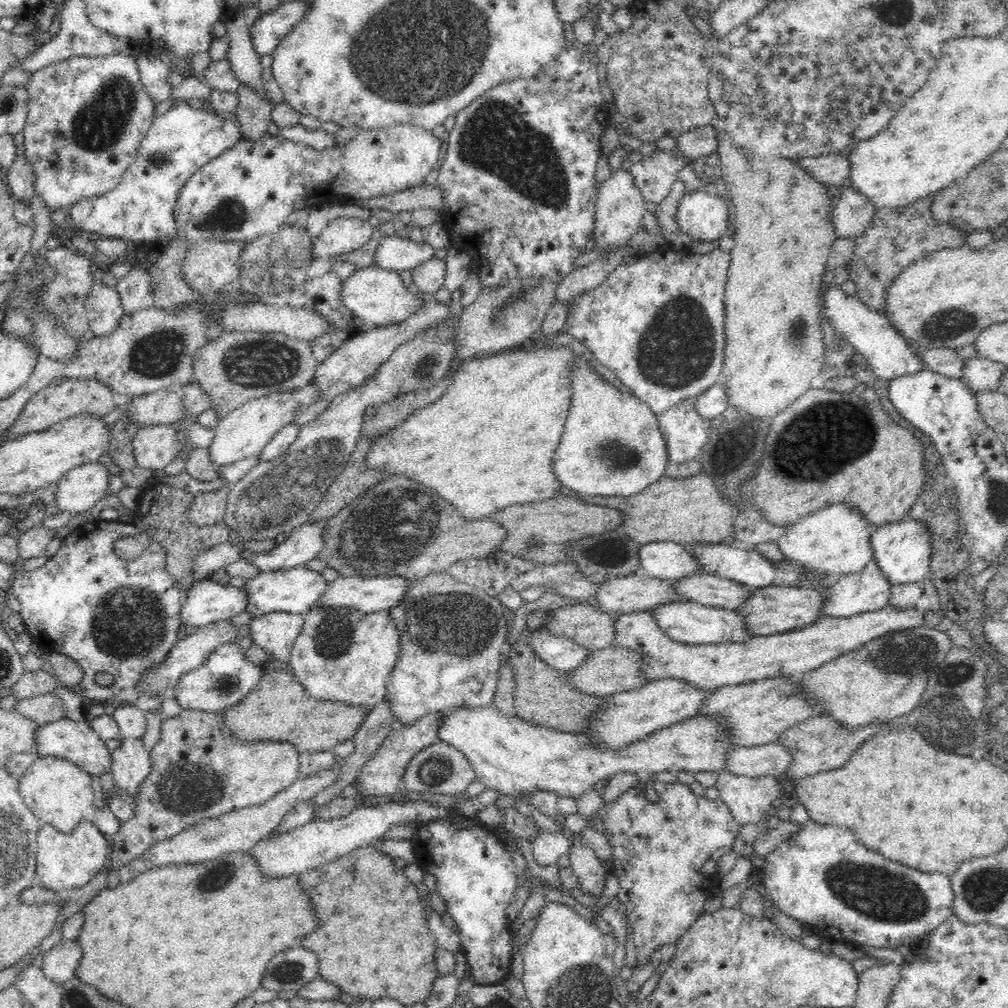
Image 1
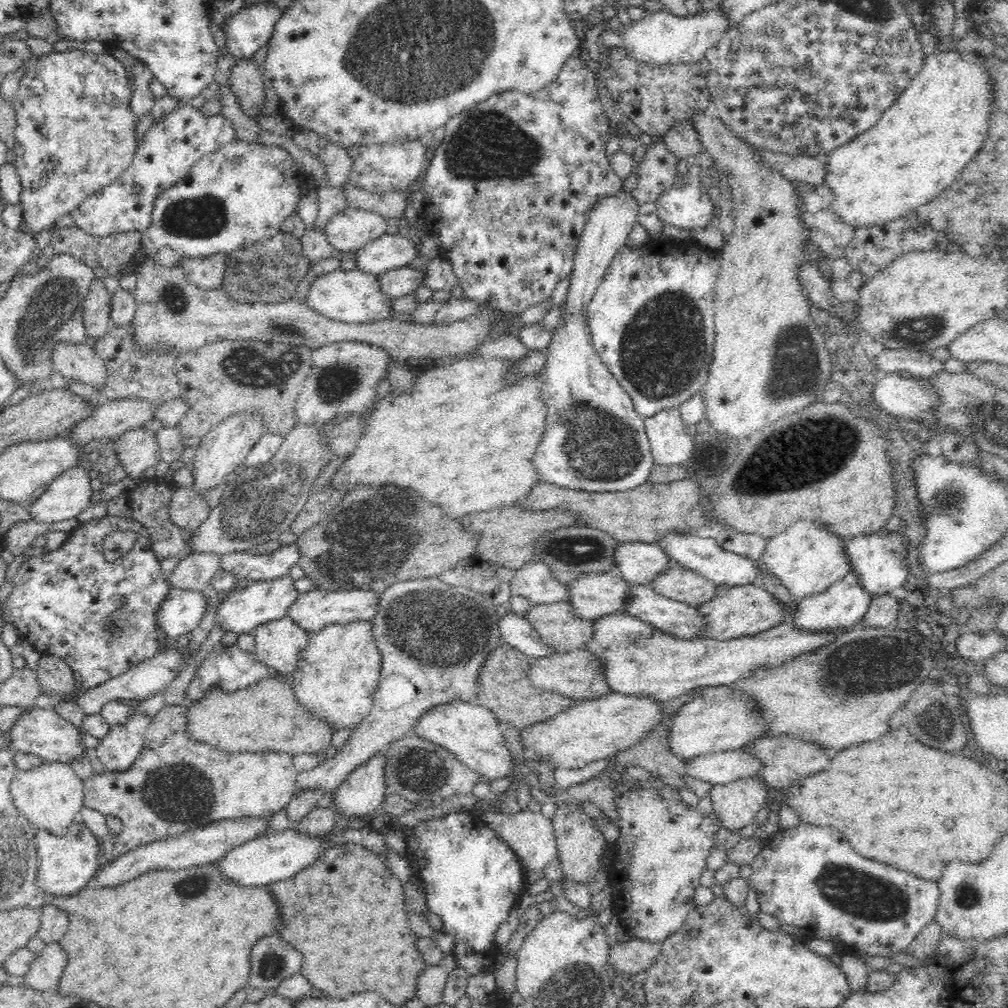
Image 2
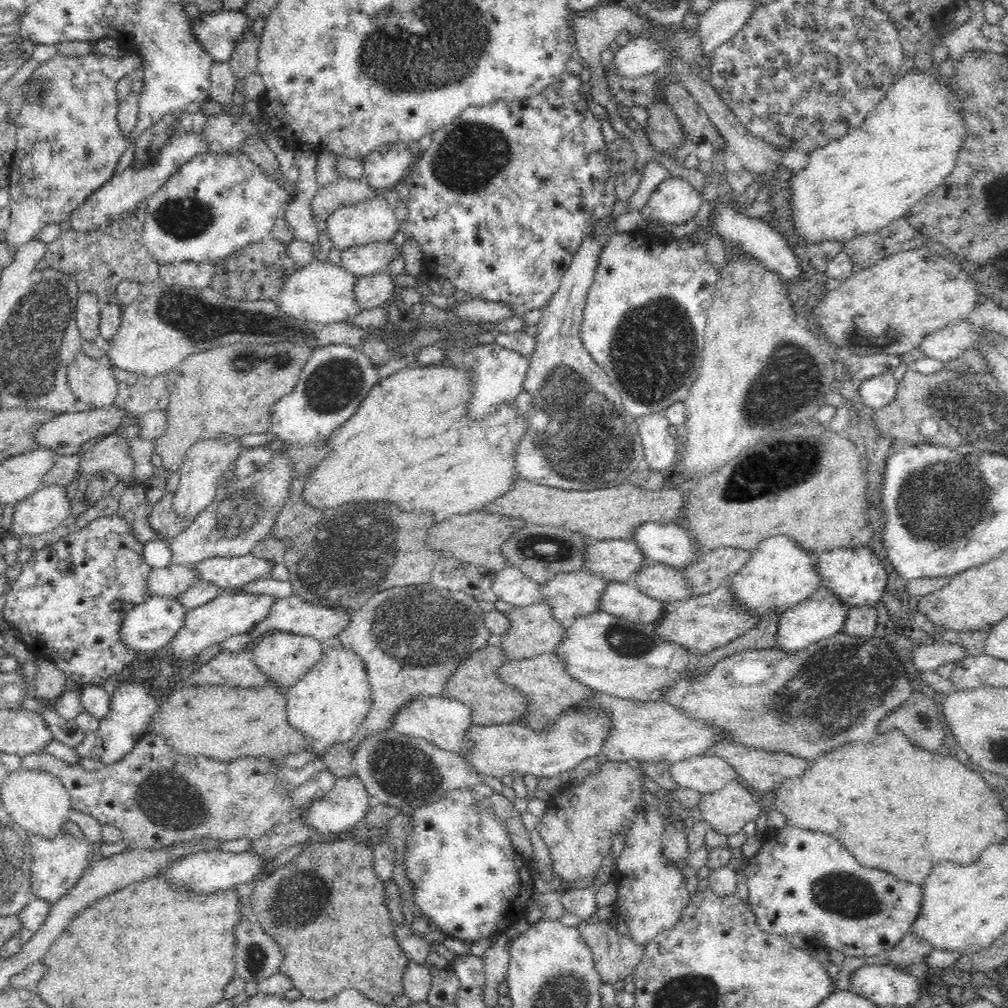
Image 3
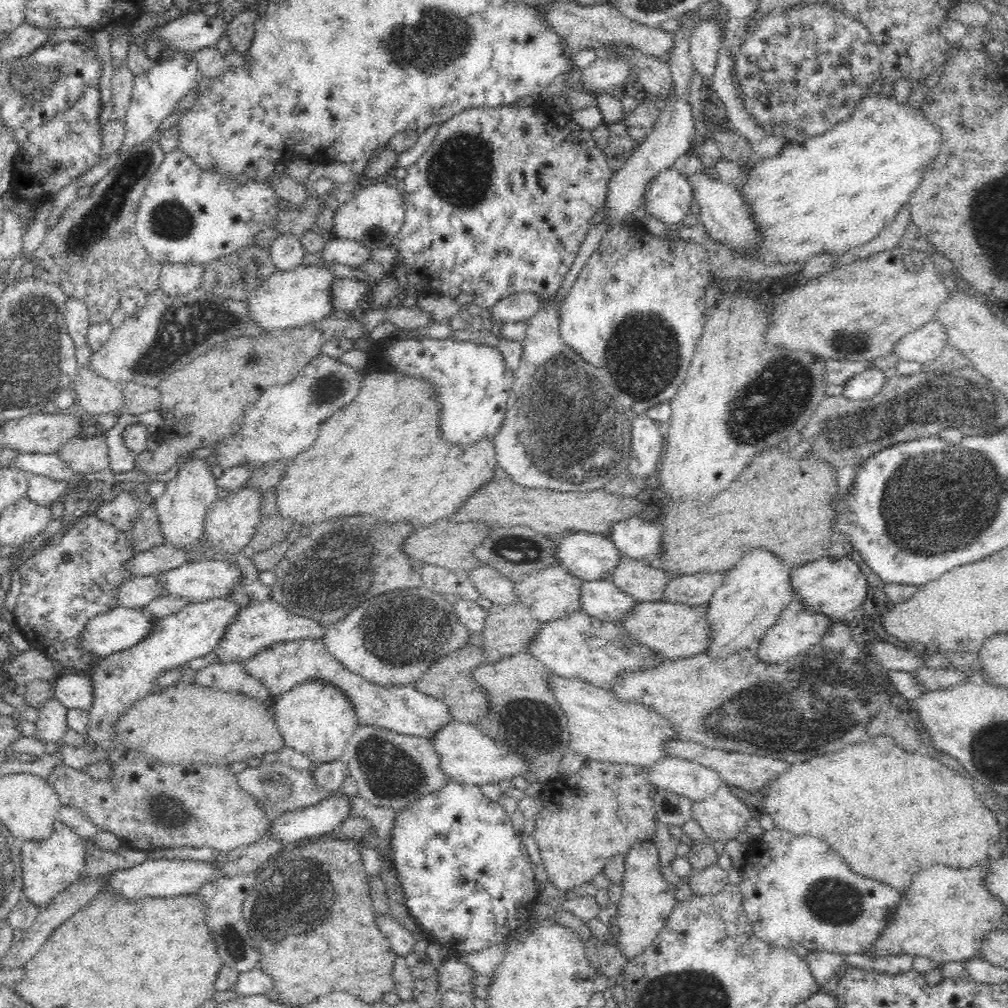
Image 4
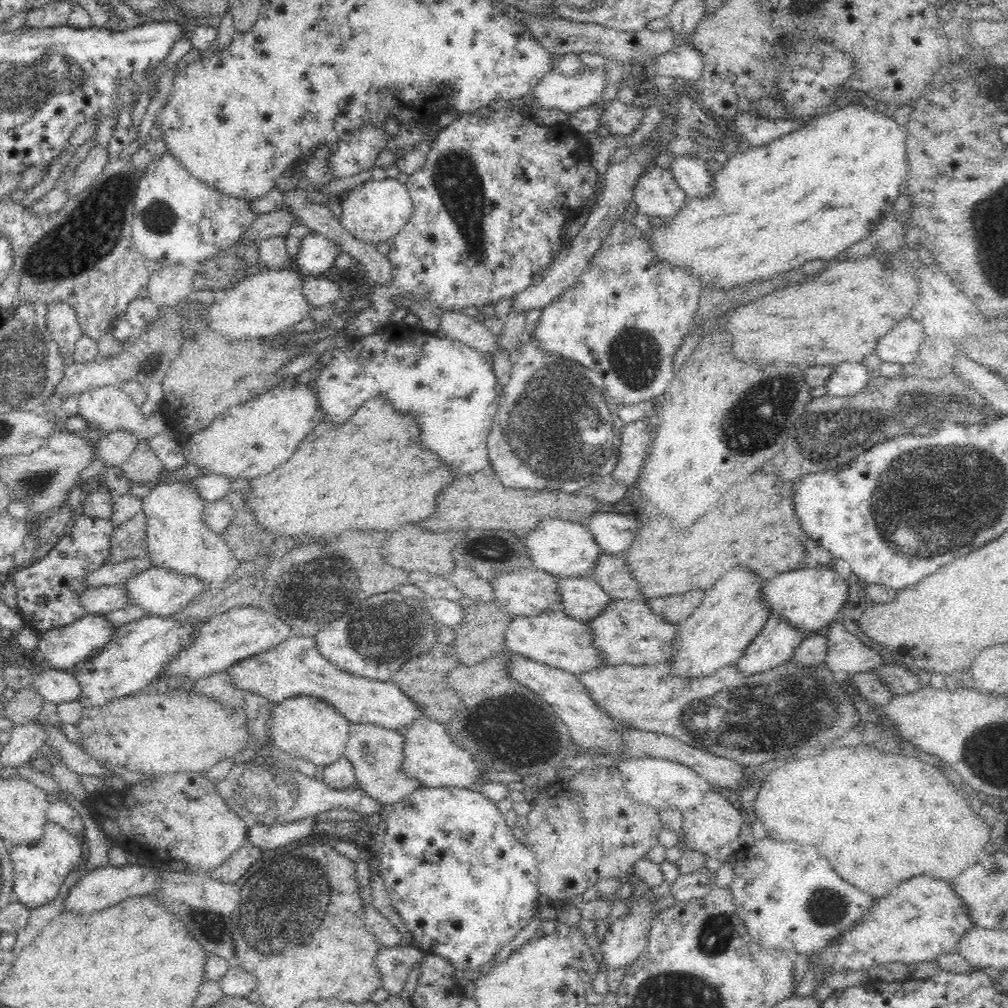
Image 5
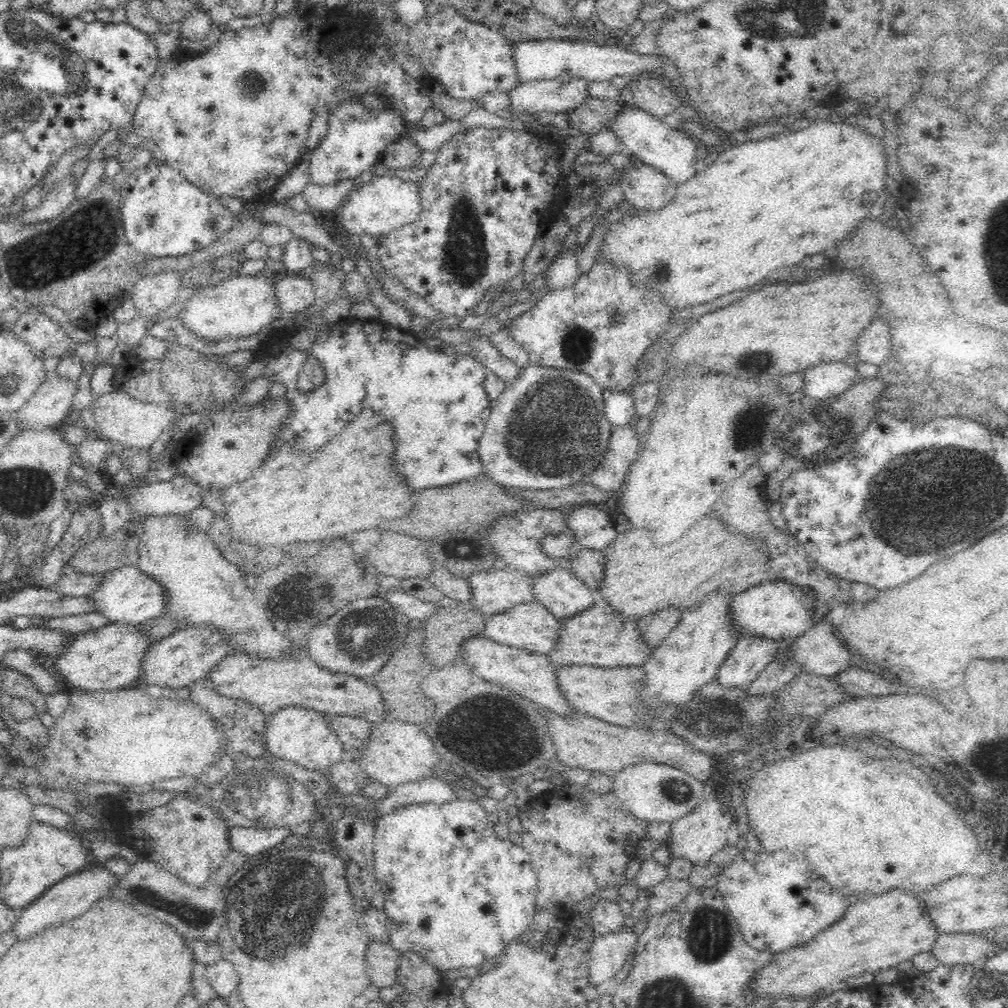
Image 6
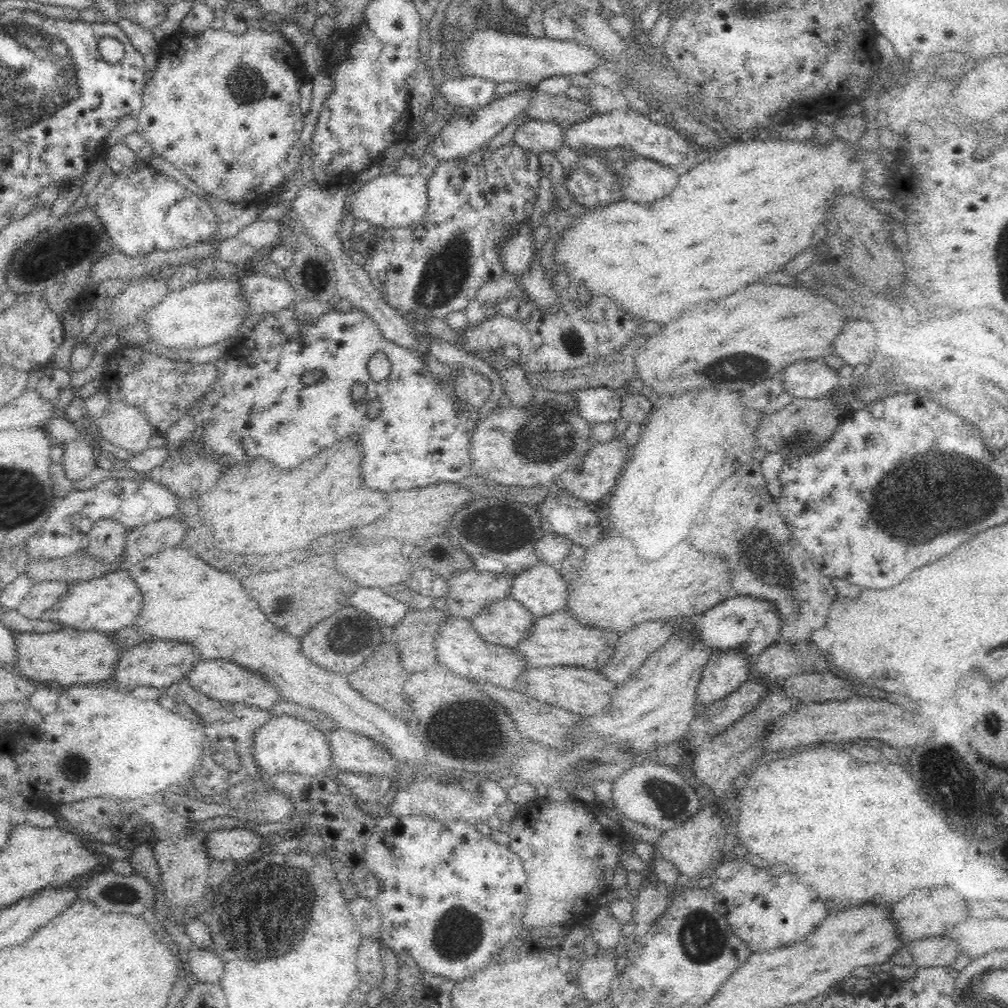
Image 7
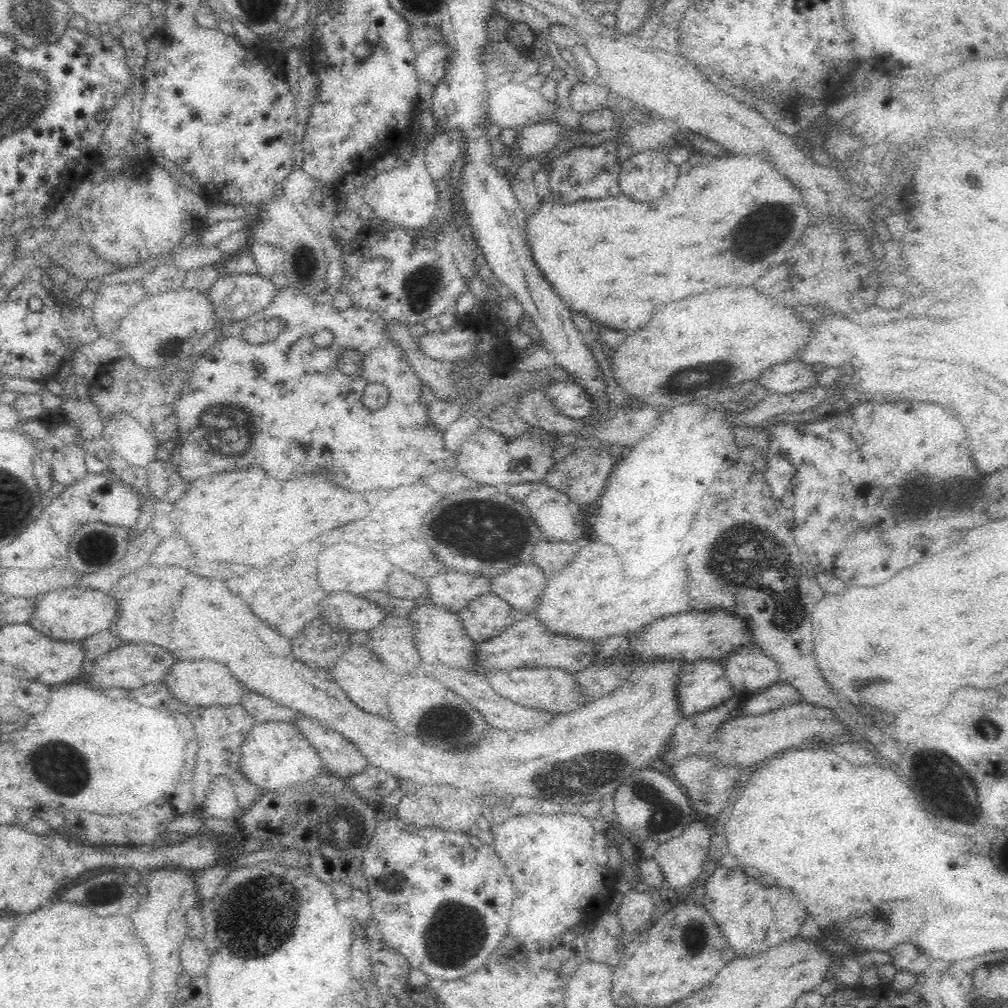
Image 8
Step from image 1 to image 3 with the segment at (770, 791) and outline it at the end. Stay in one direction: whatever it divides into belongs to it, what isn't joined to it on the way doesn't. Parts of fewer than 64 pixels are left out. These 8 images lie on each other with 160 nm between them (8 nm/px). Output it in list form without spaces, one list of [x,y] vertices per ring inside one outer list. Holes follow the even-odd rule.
[[[740,780],[728,781],[724,788],[701,796],[696,814],[716,832],[735,835],[762,813],[758,797]]]

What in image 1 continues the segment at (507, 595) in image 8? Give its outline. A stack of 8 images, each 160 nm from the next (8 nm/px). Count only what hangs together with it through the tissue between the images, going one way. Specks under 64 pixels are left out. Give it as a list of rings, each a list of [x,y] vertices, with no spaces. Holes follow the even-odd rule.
[[[691,601],[666,602],[651,610],[658,626],[674,641],[687,645],[707,645],[732,642],[744,642],[754,634],[745,628],[745,620],[736,610],[708,607]]]

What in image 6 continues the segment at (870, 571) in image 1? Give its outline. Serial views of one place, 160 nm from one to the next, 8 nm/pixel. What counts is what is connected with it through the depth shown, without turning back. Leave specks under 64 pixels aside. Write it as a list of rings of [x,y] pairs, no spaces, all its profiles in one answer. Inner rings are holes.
[[[744,636],[720,665],[715,680],[724,688],[741,688],[756,677],[769,662],[775,660],[780,640]]]

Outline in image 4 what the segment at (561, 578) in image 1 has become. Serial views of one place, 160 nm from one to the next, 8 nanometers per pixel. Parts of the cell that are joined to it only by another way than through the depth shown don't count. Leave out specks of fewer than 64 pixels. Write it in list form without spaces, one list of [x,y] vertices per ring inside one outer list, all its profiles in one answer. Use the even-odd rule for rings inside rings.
[[[482,564],[467,573],[483,598],[498,605],[514,606],[519,603],[515,595],[515,582],[495,568]]]

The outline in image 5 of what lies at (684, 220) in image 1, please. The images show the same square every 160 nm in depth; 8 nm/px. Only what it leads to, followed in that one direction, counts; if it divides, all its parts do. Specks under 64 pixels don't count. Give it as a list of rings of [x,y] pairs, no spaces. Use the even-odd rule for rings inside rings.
[[[648,167],[634,185],[632,204],[639,214],[672,218],[688,198],[669,168]]]

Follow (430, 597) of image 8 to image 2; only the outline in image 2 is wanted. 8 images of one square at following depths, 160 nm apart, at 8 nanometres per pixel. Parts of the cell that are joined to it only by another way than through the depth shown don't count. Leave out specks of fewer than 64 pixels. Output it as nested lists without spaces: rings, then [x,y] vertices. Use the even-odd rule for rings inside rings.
[[[608,572],[586,573],[566,585],[574,617],[595,620],[624,611],[627,592],[634,584],[618,573]]]

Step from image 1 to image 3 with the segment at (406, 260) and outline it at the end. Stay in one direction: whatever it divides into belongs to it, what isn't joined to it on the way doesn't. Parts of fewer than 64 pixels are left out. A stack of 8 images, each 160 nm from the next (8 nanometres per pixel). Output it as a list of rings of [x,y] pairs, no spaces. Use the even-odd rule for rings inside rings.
[[[392,241],[353,246],[341,250],[340,265],[356,277],[376,275],[398,258],[396,248]]]

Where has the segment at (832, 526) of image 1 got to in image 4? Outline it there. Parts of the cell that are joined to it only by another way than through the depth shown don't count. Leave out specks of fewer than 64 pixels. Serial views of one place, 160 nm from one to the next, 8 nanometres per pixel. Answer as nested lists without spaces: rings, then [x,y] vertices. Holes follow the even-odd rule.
[[[756,548],[744,554],[740,562],[726,572],[722,584],[708,602],[707,619],[712,644],[706,653],[712,658],[726,658],[732,652],[754,649],[795,598],[791,570],[792,566],[765,548]]]

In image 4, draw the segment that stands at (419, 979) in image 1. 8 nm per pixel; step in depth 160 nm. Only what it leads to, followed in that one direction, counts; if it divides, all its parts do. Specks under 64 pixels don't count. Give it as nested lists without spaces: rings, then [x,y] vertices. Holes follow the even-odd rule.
[[[312,837],[310,840],[284,845],[281,854],[272,857],[261,867],[252,892],[243,902],[242,914],[252,941],[256,944],[256,951],[262,955],[259,969],[273,978],[272,989],[278,993],[278,1003],[302,1006],[332,990],[344,990],[364,1002],[372,1002],[372,998],[382,1000],[386,992],[394,990],[396,954],[376,926],[376,914],[372,910],[369,895],[370,876],[360,849],[361,843],[348,839]]]

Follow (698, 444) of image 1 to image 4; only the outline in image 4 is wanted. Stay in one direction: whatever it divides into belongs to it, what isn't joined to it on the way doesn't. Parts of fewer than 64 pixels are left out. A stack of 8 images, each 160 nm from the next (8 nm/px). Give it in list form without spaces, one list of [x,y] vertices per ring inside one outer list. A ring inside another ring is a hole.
[[[646,413],[631,421],[631,460],[627,470],[634,477],[652,479],[658,470],[665,445],[659,423]]]

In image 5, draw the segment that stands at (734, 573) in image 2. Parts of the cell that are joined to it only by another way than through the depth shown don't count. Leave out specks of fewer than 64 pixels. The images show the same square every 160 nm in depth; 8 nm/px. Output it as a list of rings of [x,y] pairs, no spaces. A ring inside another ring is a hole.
[[[594,513],[588,522],[589,531],[603,552],[621,556],[636,536],[636,516],[630,514]]]

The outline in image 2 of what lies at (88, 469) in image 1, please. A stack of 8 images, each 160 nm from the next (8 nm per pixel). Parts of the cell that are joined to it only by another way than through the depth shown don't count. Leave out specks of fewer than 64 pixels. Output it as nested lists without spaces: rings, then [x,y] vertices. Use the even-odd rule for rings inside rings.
[[[84,465],[60,474],[47,490],[29,507],[34,522],[50,524],[76,518],[90,506],[91,481],[95,472],[88,472]]]

